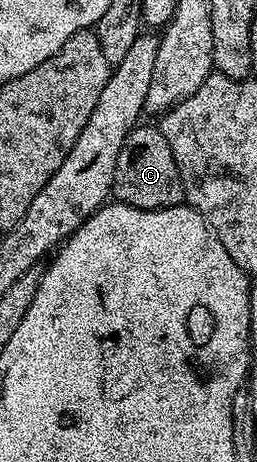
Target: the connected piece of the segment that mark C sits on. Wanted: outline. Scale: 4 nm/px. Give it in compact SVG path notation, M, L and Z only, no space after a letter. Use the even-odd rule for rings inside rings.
M137 125L133 128L129 137L125 137L125 145L121 145L121 153L117 157L117 165L113 173L111 195L118 202L137 209L156 211L180 206L185 196L181 173L173 157L173 149L169 149L169 141L165 141L158 126L143 126Z

